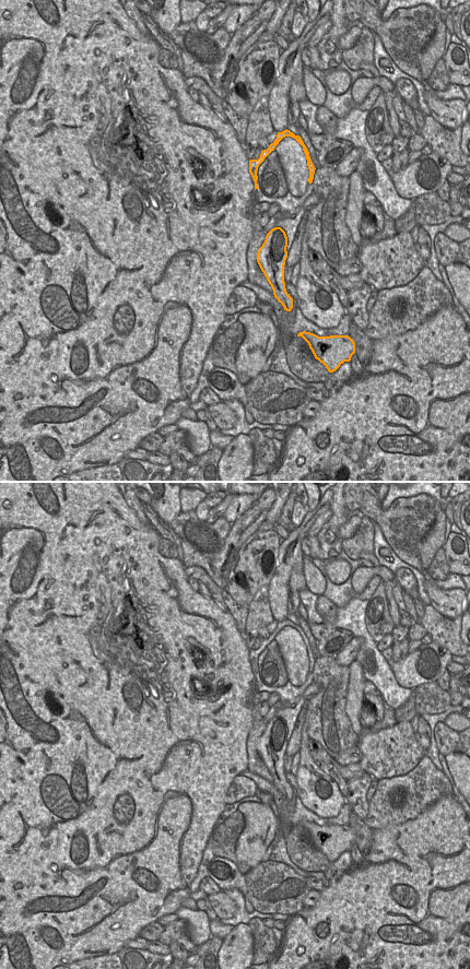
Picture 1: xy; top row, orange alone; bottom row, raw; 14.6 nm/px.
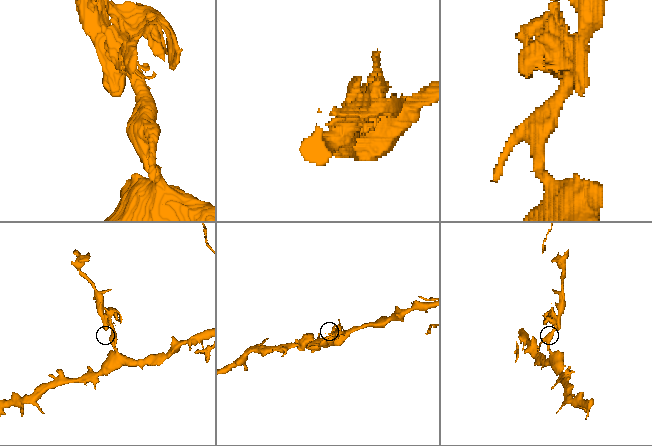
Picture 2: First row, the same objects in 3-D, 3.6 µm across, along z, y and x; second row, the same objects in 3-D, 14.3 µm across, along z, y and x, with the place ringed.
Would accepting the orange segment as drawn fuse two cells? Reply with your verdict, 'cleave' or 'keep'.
keep

